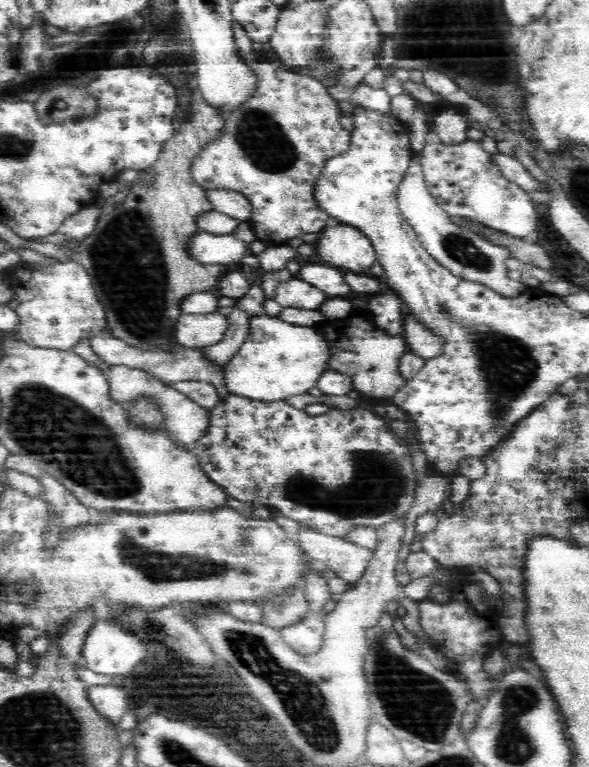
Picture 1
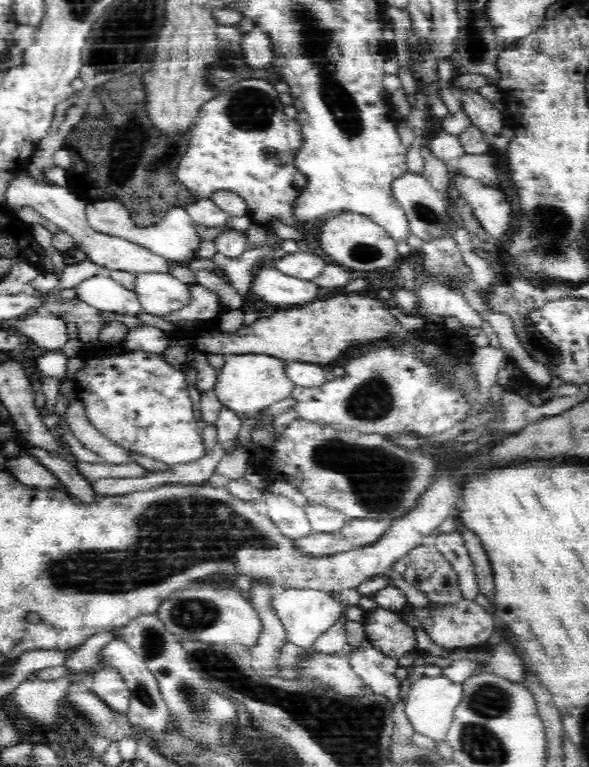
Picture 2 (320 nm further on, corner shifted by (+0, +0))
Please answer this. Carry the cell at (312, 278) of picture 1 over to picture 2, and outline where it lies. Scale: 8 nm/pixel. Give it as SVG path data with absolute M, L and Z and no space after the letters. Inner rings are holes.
M298 250L292 254L288 253L272 262L271 265L288 276L296 276L296 278L310 281L323 272L324 264L326 262L322 258L318 258L316 254Z

